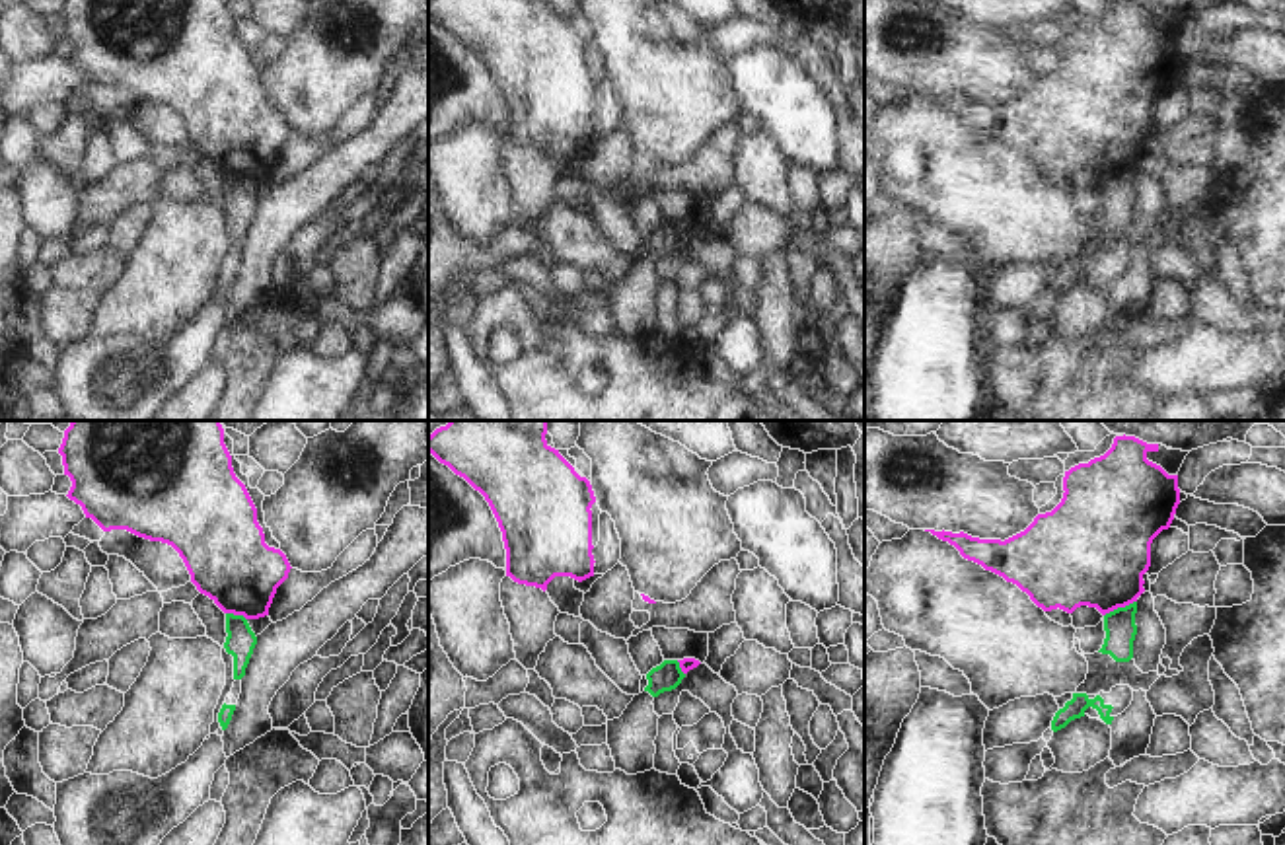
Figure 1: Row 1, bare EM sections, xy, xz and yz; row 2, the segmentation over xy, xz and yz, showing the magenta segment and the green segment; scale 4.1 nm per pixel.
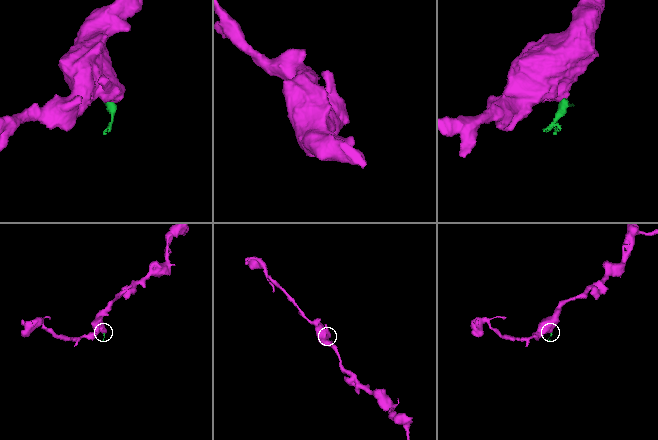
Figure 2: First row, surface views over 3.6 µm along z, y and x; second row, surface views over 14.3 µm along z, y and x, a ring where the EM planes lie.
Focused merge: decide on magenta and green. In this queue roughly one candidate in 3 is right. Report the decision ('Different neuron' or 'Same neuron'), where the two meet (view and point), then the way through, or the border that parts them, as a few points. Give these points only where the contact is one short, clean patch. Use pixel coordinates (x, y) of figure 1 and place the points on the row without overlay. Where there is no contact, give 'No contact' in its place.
Different neuron. Touches magenta at yz (1120, 170). Boundary: yz (1136, 164), (1104, 180)

